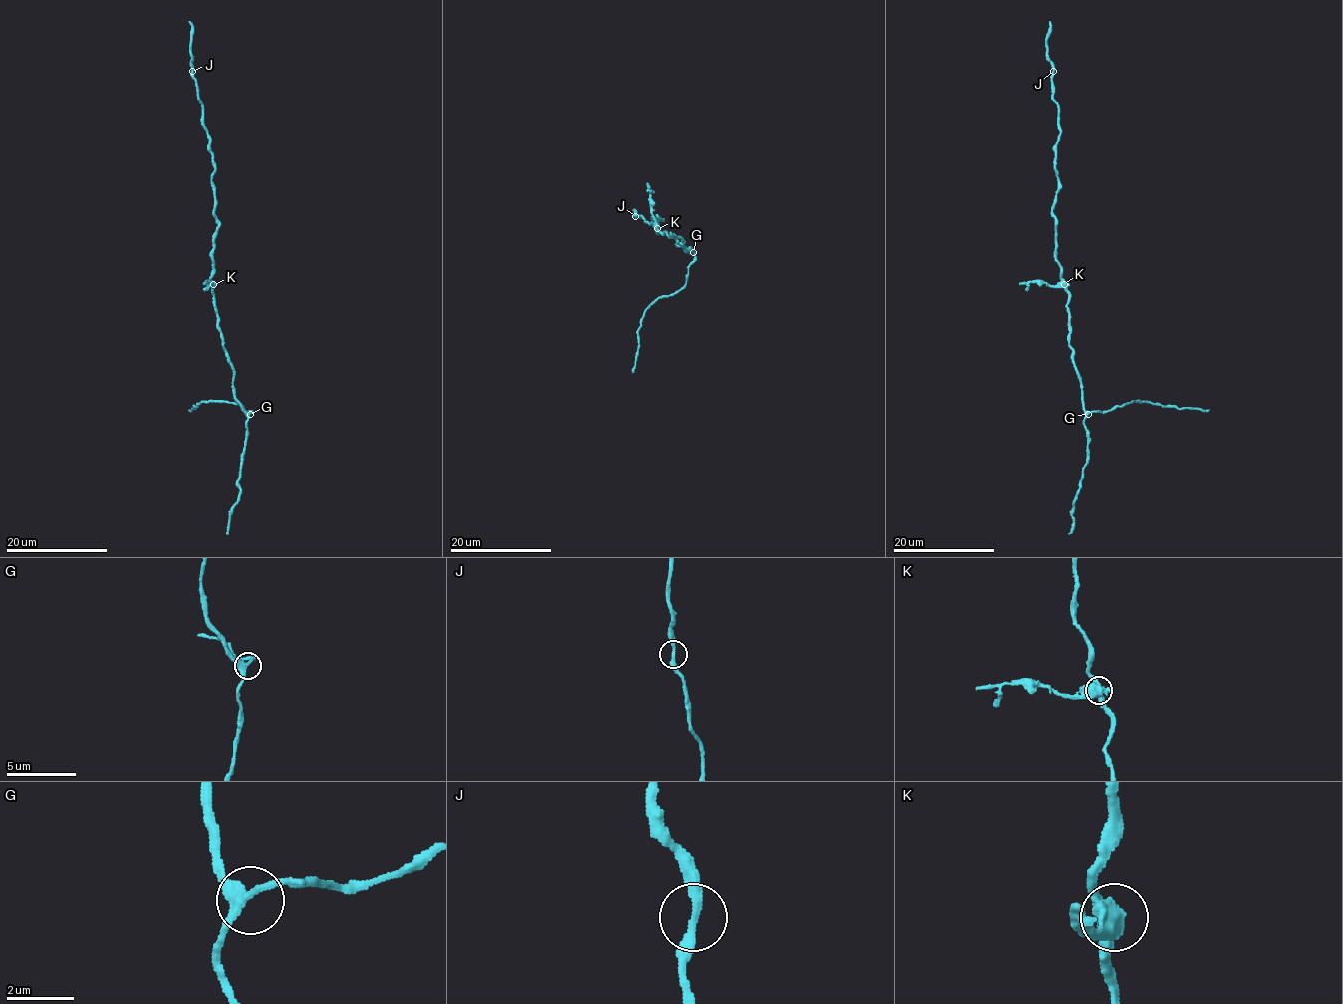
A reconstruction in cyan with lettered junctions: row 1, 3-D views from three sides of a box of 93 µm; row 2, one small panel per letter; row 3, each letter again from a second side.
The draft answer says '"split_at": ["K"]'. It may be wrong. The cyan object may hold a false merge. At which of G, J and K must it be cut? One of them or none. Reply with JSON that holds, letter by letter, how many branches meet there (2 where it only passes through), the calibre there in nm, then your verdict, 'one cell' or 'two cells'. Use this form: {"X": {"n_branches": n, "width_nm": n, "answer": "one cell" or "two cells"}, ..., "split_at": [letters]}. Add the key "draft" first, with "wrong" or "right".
{"draft": "right", "G": {"n_branches": 3, "width_nm": 260, "answer": "one cell"}, "J": {"n_branches": 2, "width_nm": 280, "answer": "one cell"}, "K": {"n_branches": 3, "width_nm": 480, "answer": "two cells"}, "split_at": ["K"]}

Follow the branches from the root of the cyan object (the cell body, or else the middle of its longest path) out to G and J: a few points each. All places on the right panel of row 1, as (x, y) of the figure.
G: (1068, 290), (1069, 347), (1081, 384), (1082, 406), (1088, 414)
J: (1068, 290), (1056, 259), (1056, 219), (1052, 214), (1058, 188), (1054, 147), (1059, 135), (1053, 72)

